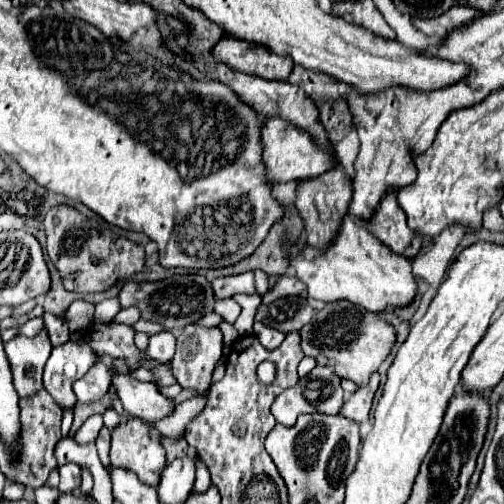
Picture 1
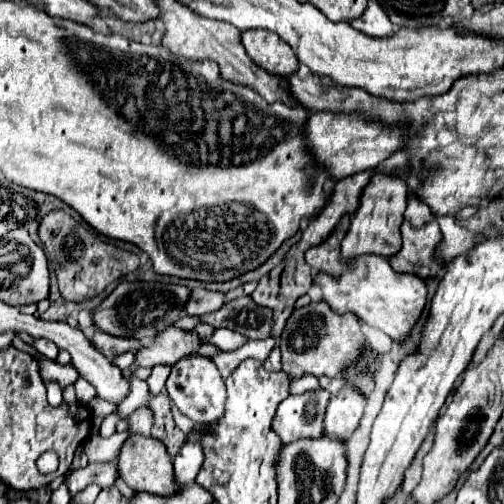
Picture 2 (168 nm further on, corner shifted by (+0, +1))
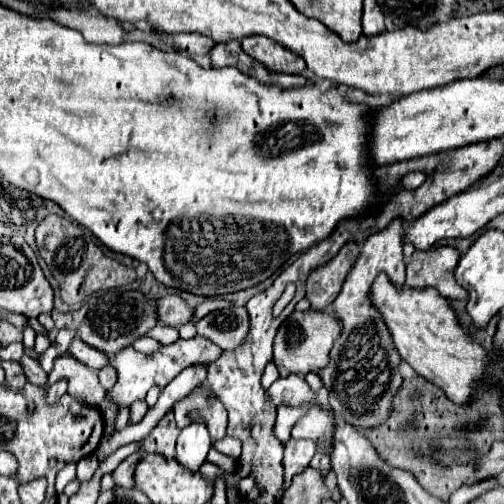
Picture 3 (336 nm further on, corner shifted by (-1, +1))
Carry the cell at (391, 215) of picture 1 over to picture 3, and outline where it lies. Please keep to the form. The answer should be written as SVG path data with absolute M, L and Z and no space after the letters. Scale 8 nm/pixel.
M439 247L431 251L415 251L407 267L407 287L437 289L445 299L465 299L467 291L455 281L455 267L459 251L453 247Z

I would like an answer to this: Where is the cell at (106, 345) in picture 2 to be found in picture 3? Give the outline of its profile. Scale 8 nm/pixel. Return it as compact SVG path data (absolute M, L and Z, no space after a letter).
M75 335L75 339L73 339L71 345L69 345L69 355L71 355L73 359L77 359L79 363L91 367L91 369L101 369L101 367L105 367L107 361L109 361L105 353L93 349L93 347L89 347L89 345L85 345L77 335Z

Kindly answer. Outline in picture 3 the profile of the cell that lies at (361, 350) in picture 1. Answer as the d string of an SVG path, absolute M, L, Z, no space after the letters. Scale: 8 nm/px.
M309 309L307 313L293 311L279 327L275 347L273 347L273 363L277 365L279 375L281 377L287 377L291 373L307 375L311 371L323 369L329 363L329 351L335 339L339 337L339 333L341 333L341 321L335 321L333 315L327 315L323 311L313 311L313 309Z

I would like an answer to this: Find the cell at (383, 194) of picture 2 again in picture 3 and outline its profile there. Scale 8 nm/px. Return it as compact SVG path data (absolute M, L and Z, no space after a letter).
M399 219L375 235L371 235L361 249L341 293L333 301L335 317L341 321L343 331L331 349L331 357L325 369L315 371L323 387L329 391L329 407L343 415L345 423L361 429L373 429L387 421L393 397L397 395L403 377L399 373L401 357L391 341L391 333L381 317L381 313L371 305L371 285L379 273L387 273L389 281L401 289L405 281L403 263L403 223Z

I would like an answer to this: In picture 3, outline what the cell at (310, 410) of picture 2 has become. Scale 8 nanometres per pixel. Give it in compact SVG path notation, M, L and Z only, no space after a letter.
M289 439L289 443L285 445L285 455L283 455L283 469L285 469L285 483L281 489L281 495L285 493L285 489L291 485L291 479L299 473L303 473L303 469L309 467L311 459L315 455L315 443L309 439Z

